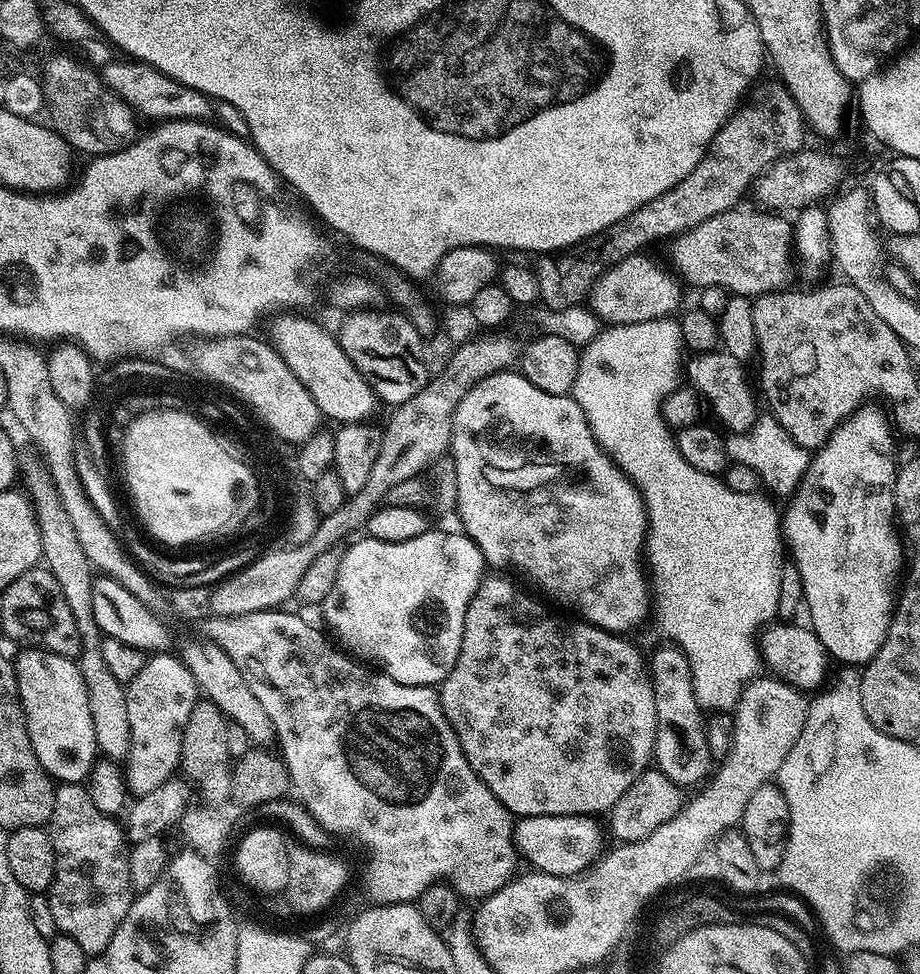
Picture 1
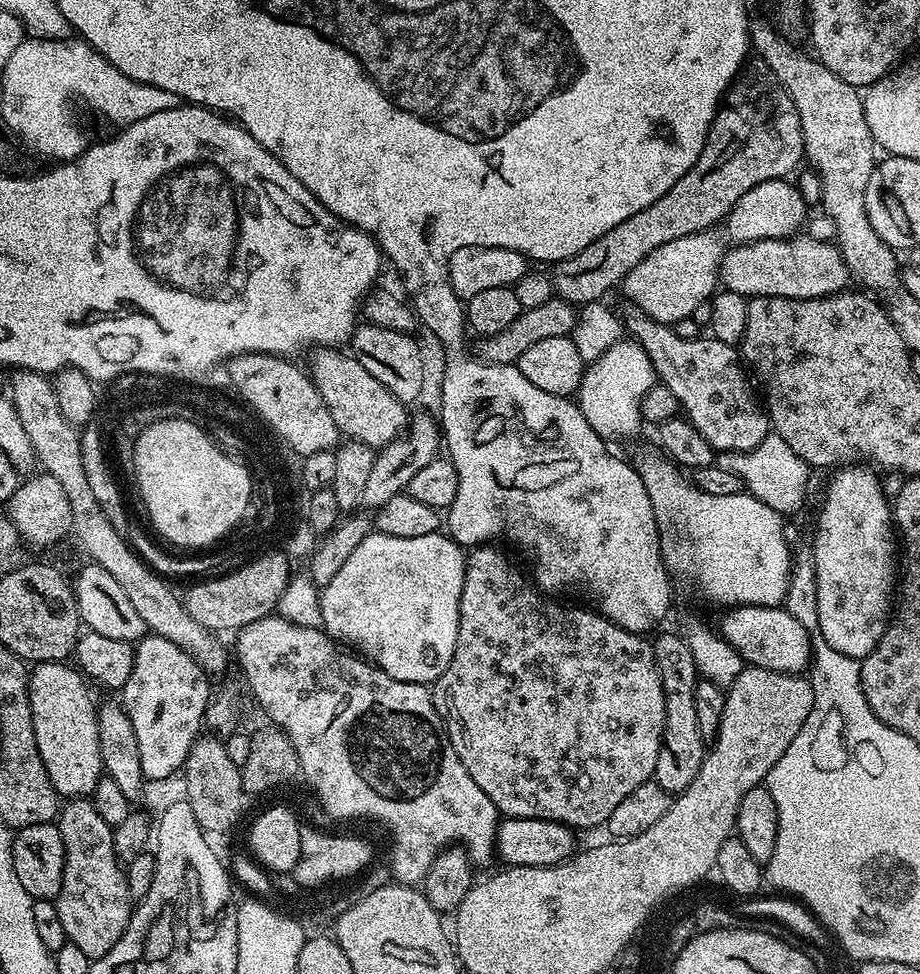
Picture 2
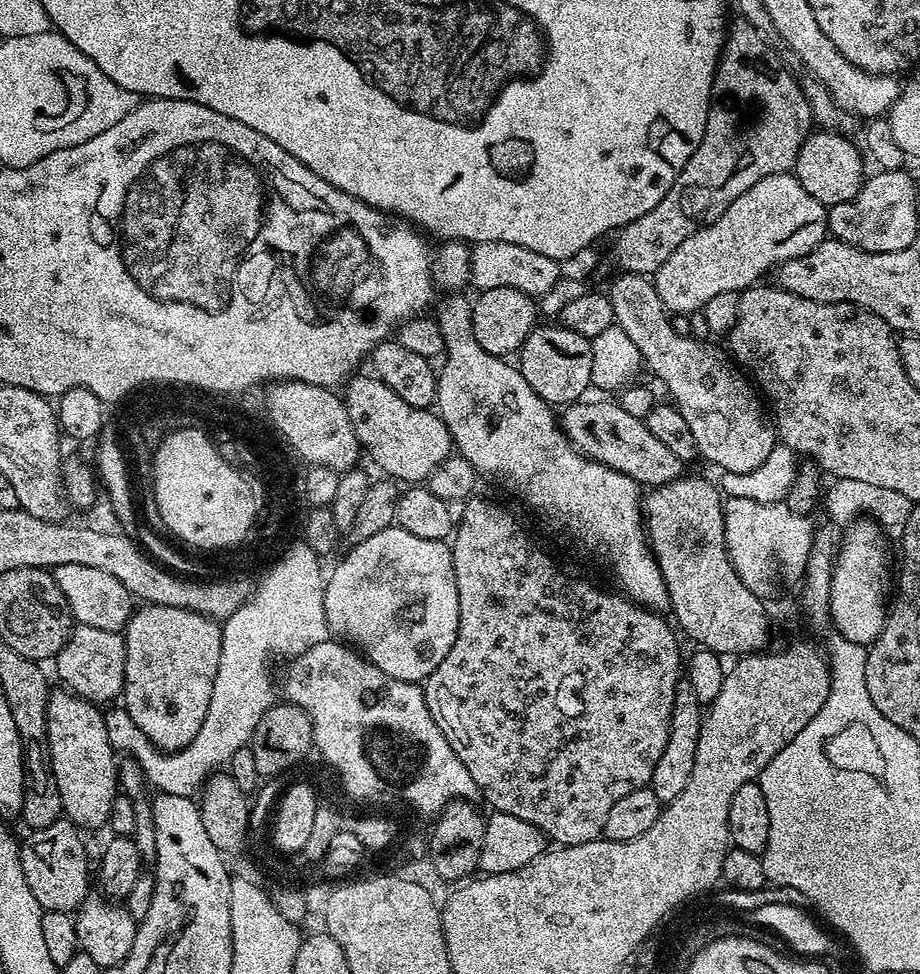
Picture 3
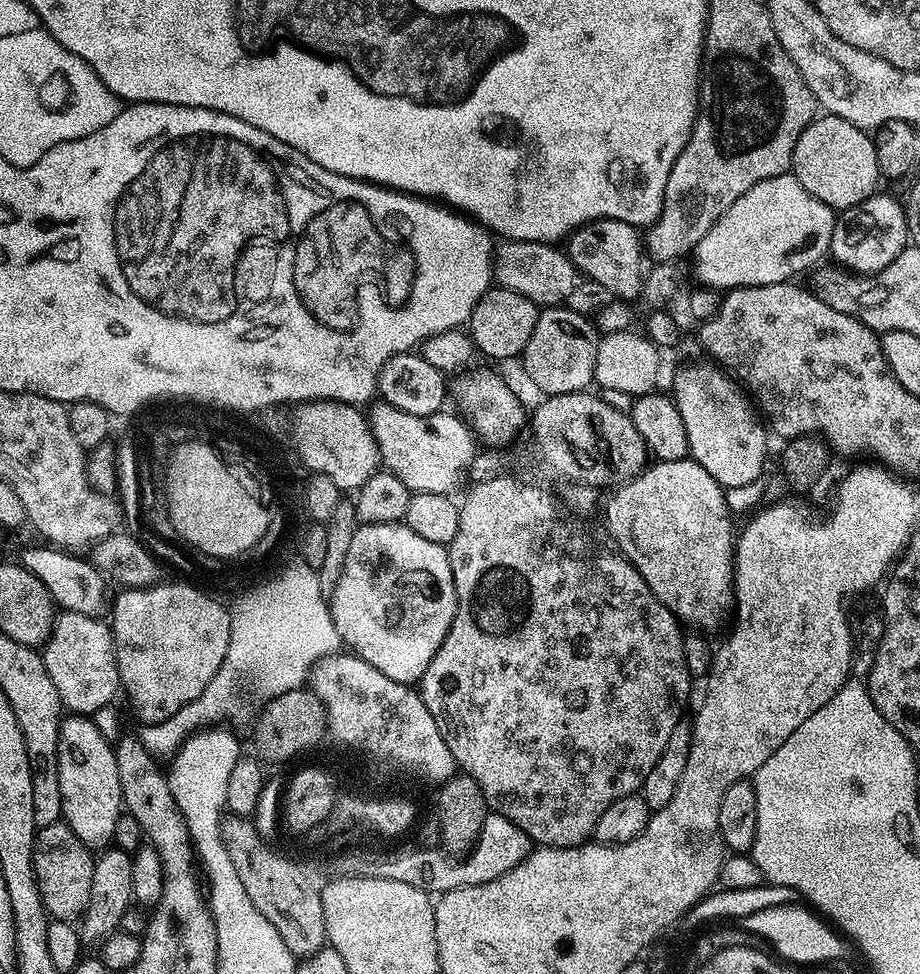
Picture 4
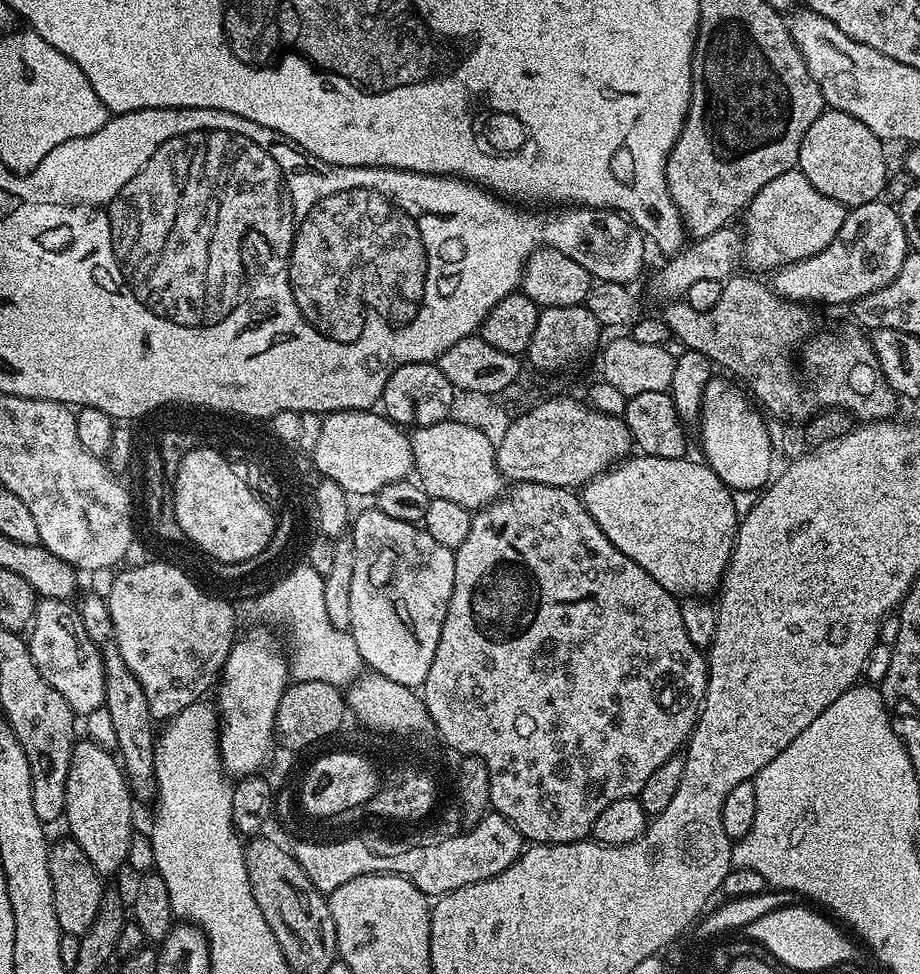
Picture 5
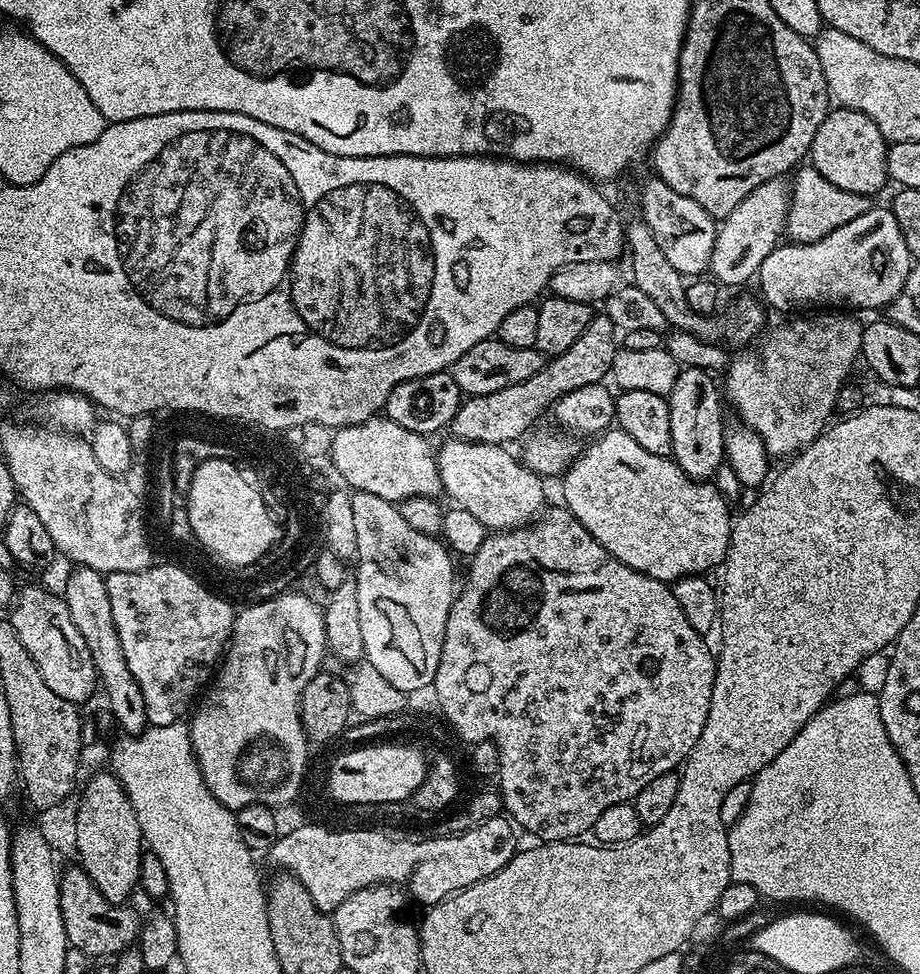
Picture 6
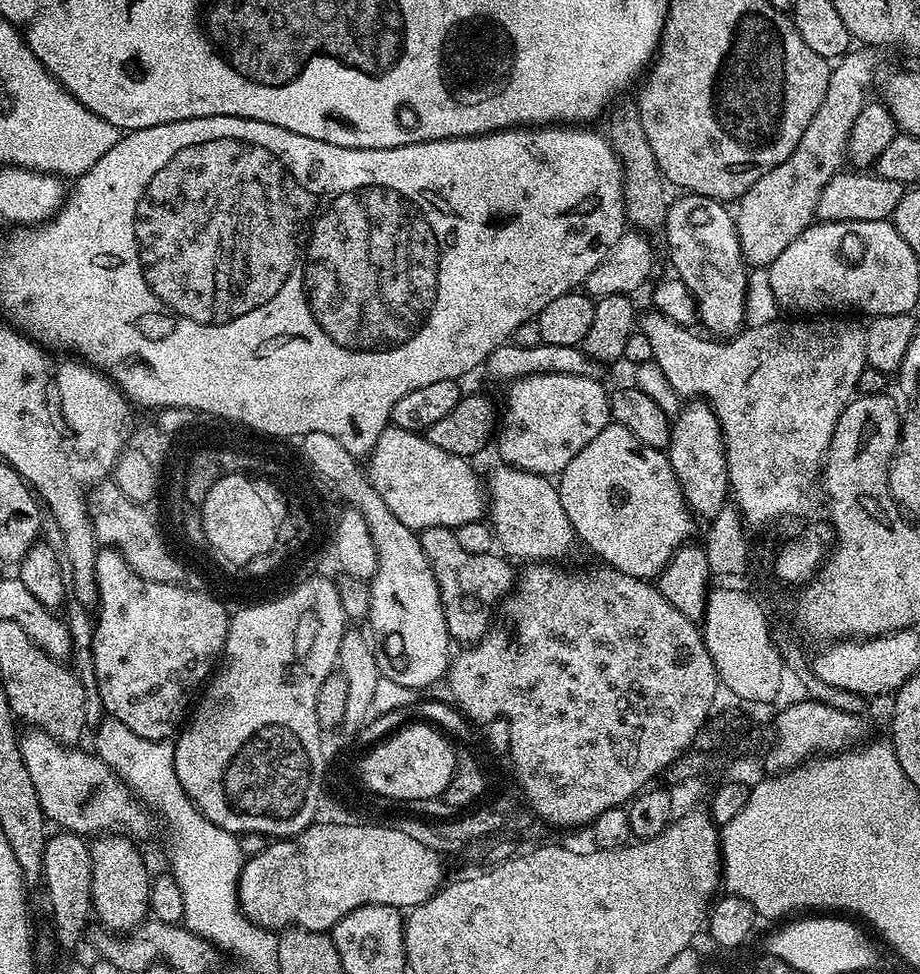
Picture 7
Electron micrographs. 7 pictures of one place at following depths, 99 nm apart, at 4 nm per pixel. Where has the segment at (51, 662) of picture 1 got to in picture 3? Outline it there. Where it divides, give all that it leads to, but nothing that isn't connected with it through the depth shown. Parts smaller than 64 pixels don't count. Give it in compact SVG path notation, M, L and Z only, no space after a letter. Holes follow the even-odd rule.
M67 690L49 691L46 706L46 760L50 774L58 786L63 815L81 829L104 828L108 822L110 806L118 795L118 756L110 738L106 738L104 712L91 700L84 700Z

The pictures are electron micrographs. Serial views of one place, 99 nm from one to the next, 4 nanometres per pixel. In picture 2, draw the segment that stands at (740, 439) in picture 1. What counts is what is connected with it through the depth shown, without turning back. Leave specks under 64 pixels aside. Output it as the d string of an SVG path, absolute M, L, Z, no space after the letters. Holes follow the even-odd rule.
M770 434L754 450L749 452L725 452L719 457L718 464L728 471L732 471L744 483L748 495L758 498L758 502L766 502L770 510L787 514L796 512L804 504L804 499L810 496L808 490L807 462L798 458L782 437Z

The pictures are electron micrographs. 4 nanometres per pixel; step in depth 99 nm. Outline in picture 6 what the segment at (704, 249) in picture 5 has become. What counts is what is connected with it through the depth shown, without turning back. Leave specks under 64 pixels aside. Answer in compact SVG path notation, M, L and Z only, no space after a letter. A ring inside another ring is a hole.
M780 178L762 182L762 186L746 194L746 198L742 198L742 202L738 202L738 206L734 206L734 210L719 221L708 272L721 285L744 284L751 276L753 279L759 273L762 262L766 262L766 254L773 252L781 243L786 232L790 199L789 185L784 183Z

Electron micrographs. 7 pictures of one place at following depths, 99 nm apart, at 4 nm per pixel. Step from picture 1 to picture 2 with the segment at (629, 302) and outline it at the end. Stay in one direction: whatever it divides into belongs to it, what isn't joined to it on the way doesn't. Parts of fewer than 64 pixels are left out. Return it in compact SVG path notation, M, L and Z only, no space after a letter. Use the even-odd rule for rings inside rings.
M715 231L695 232L666 246L658 246L654 254L642 258L634 270L622 281L624 296L652 320L675 326L679 320L692 317L717 291L720 261L724 259L726 244L716 237Z

